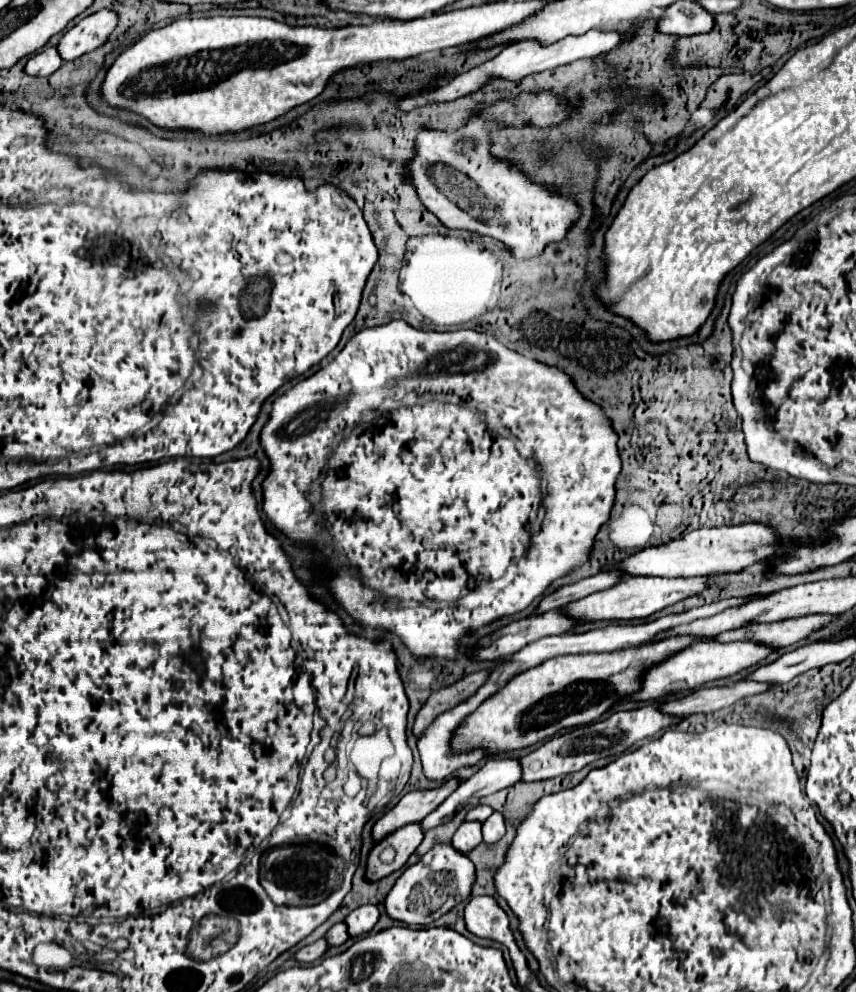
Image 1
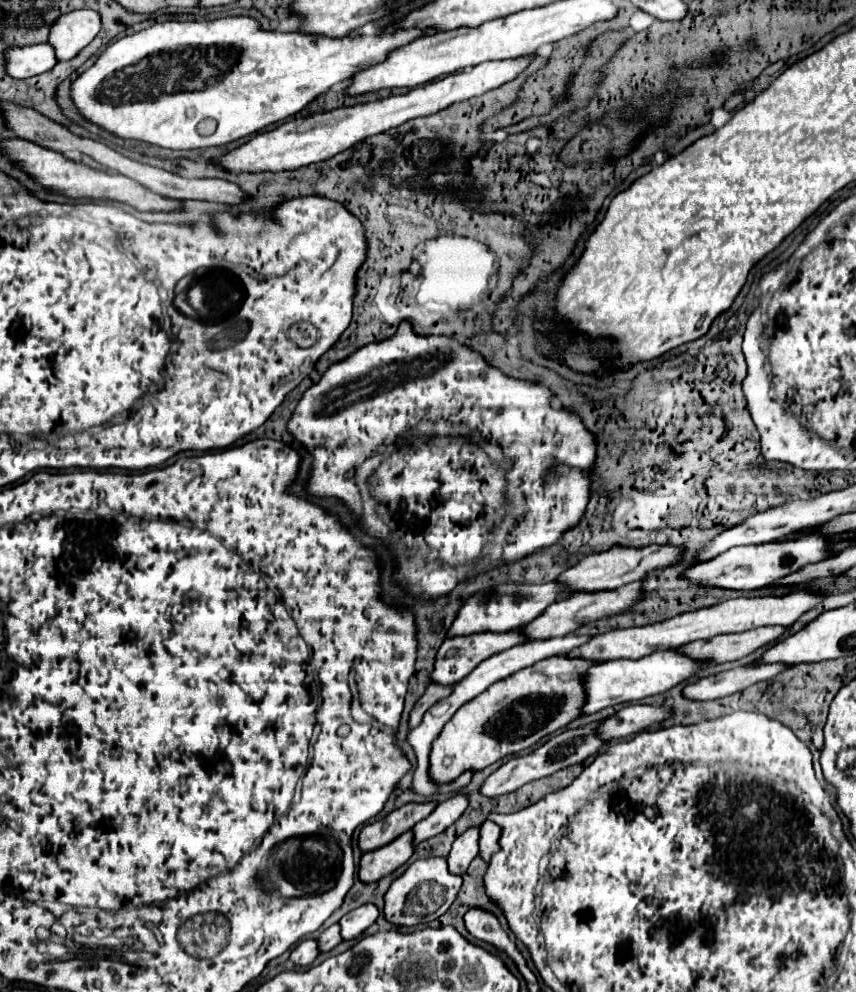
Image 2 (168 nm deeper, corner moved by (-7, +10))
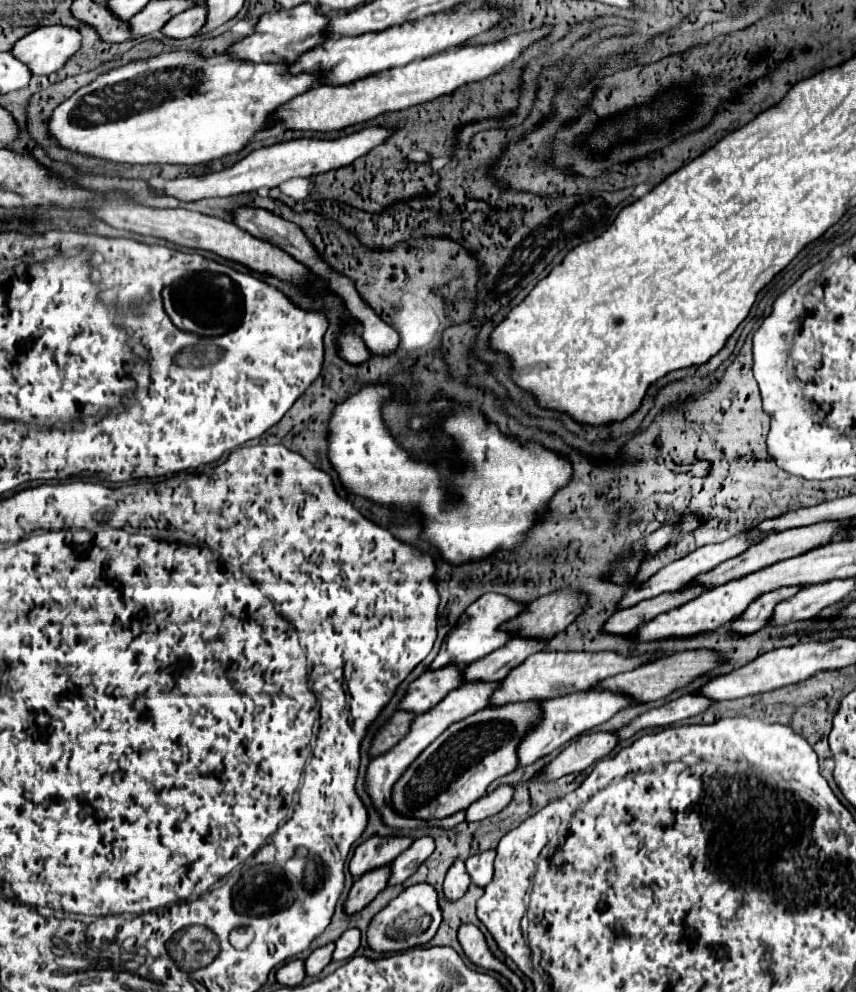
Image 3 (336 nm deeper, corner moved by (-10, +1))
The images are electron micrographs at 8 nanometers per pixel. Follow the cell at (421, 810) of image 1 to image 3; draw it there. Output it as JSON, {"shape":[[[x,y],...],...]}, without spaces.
{"shape":[[[374,835],[356,847],[354,857],[350,861],[350,873],[354,877],[360,877],[362,873],[366,873],[370,869],[382,867],[382,865],[394,861],[410,843],[412,843],[410,837]]]}

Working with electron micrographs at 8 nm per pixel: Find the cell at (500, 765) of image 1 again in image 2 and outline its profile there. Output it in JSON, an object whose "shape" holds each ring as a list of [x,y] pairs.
{"shape":[[[457,794],[451,800],[439,804],[425,820],[413,826],[413,846],[443,832],[449,824],[453,824],[463,814],[465,808],[467,808],[467,798],[463,794]]]}

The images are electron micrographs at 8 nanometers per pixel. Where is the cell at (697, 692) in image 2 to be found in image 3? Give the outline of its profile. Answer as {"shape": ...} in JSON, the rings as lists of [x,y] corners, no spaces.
{"shape":[[[682,695],[680,699],[674,699],[658,709],[652,709],[644,715],[640,715],[638,719],[634,719],[628,727],[622,727],[618,729],[616,733],[622,737],[622,739],[628,739],[632,737],[636,731],[640,729],[652,729],[652,727],[664,727],[664,725],[672,725],[676,721],[682,721],[682,719],[688,719],[688,717],[694,717],[702,711],[706,711],[708,707],[712,707],[716,701],[710,701],[710,697],[704,697],[704,695]]]}

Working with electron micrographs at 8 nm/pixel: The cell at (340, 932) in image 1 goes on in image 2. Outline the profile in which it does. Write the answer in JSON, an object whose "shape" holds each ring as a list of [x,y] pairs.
{"shape":[[[333,924],[329,926],[319,938],[317,938],[317,944],[319,944],[319,952],[329,952],[331,948],[335,948],[337,944],[341,942],[341,934],[339,934],[339,924]]]}

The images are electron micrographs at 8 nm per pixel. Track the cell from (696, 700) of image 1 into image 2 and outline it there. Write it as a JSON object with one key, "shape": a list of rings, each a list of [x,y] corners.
{"shape":[[[631,704],[611,718],[605,718],[597,726],[597,736],[603,742],[621,740],[627,736],[633,736],[641,730],[647,730],[651,724],[661,722],[671,716],[671,708],[667,706],[645,706],[645,704]]]}

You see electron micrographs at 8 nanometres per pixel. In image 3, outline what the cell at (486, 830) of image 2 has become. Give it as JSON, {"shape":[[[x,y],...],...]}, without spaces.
{"shape":[[[488,849],[488,851],[476,853],[474,857],[466,859],[466,869],[468,869],[470,877],[472,877],[472,883],[476,883],[480,887],[486,887],[492,881],[494,857],[496,857],[496,851]]]}

